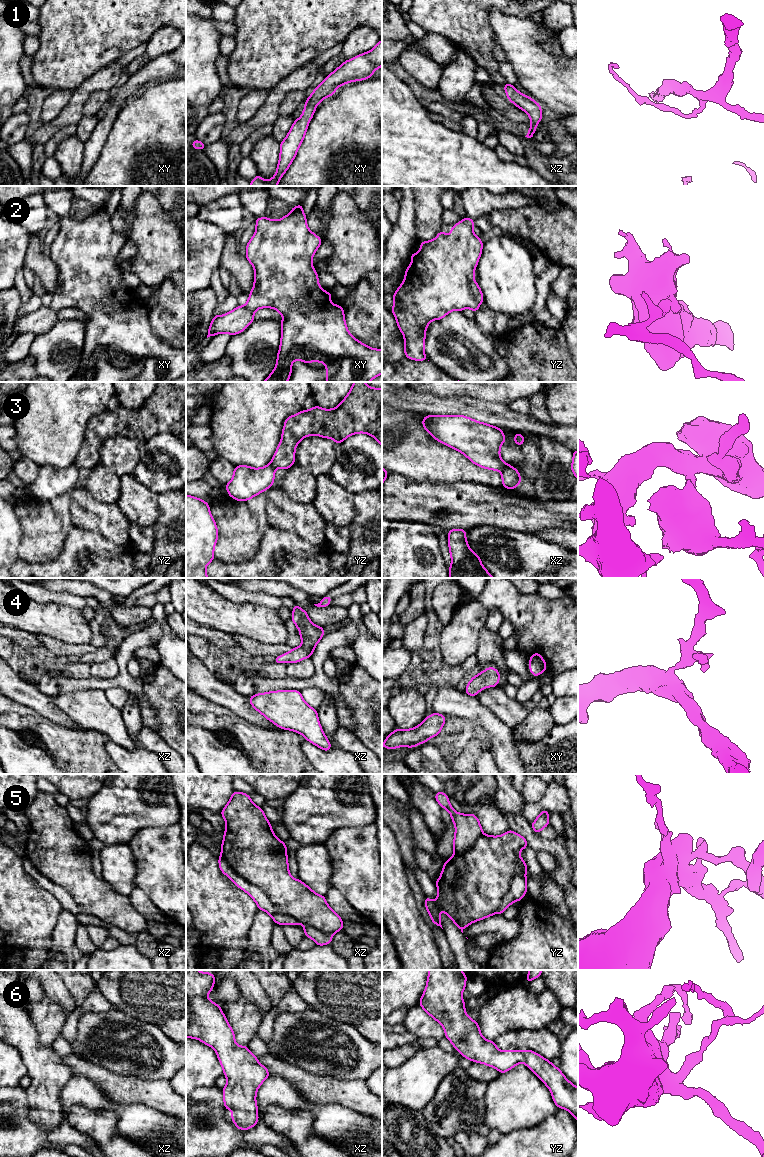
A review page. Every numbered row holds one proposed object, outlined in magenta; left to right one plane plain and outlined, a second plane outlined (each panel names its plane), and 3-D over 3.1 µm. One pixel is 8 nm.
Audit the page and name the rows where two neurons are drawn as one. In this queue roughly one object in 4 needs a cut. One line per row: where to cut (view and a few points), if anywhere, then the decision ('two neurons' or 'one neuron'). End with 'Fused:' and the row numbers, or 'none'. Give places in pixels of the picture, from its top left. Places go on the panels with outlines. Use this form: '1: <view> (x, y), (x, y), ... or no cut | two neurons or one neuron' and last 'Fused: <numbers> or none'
1: no cut | one neuron
2: no cut | one neuron
3: xz (511, 466), (501, 471) | two neurons
4: no cut | one neuron
5: xz (221, 855), (237, 873), (255, 884), (280, 910), (300, 922) | two neurons
6: no cut | one neuron
Fused: 3, 5

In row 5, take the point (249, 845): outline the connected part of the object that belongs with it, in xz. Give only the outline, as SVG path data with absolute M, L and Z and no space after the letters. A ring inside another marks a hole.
M234 791L220 814L226 822L221 845L221 856L237 874L249 883L259 887L280 911L295 918L301 924L310 925L330 936L343 930L343 920L329 907L325 896L315 893L305 883L299 879L294 879L290 875L286 844L275 836L271 823L266 818L262 808L257 807L248 794Z

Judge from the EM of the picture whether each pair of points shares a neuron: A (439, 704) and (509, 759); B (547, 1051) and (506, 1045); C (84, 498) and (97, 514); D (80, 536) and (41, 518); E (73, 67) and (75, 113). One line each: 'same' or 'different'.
A: same
B: same
C: same
D: different
E: different

